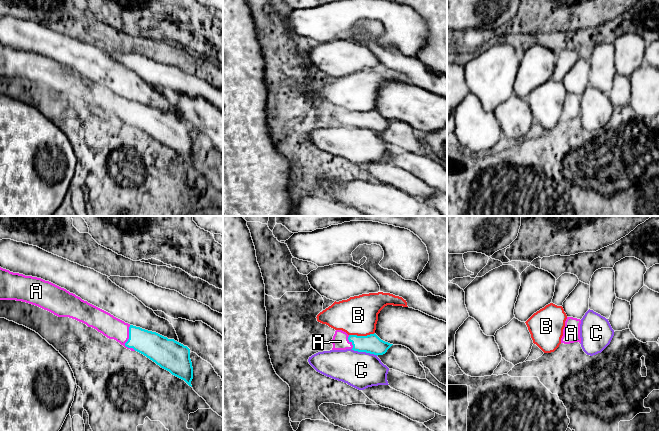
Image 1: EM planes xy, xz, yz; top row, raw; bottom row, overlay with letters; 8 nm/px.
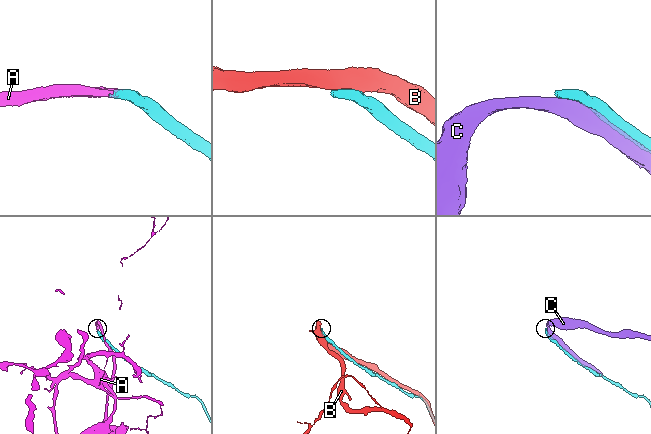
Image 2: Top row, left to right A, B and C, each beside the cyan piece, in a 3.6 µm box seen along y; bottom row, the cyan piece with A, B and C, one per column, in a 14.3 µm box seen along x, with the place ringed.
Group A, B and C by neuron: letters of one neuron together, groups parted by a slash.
A / B / C

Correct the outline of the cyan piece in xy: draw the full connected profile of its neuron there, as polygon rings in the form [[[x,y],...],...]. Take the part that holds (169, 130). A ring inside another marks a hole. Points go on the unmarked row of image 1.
[[[0,43],[0,76],[26,78],[58,93],[69,93],[96,105],[131,127],[137,127],[192,163],[190,125],[156,108],[125,99],[49,57]]]

